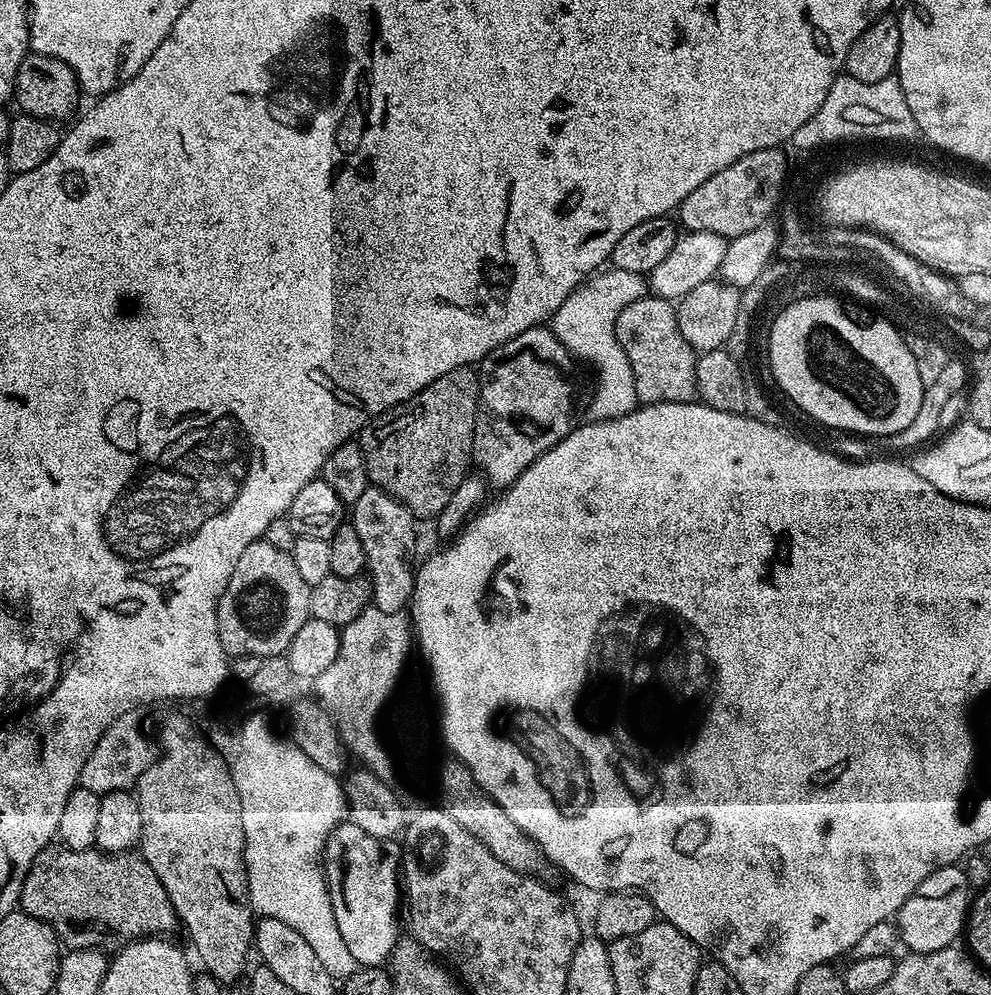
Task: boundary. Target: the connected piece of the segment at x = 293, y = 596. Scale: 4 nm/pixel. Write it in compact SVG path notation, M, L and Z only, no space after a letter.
M263 538L246 546L246 550L242 550L242 558L238 558L234 566L234 574L230 574L230 582L226 582L226 590L216 604L221 649L232 658L284 656L290 642L294 642L294 634L298 634L298 630L302 630L304 623L310 619L311 594L312 589L302 582L289 553L270 546L270 542Z

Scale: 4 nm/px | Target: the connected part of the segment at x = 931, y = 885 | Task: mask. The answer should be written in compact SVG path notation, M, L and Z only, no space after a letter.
M960 866L934 870L934 874L930 874L926 878L926 882L922 882L922 886L918 886L915 894L902 905L894 917L894 923L899 932L899 943L904 948L905 946L908 947L905 949L909 953L933 952L934 950L953 947L957 943L956 939L959 936L961 939L962 933L965 931L966 921L969 916L969 907L968 876L960 869Z

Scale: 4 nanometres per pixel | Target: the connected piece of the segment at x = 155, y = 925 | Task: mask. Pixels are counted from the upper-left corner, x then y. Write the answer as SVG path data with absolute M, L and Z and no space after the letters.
M59 842L49 844L34 858L20 891L18 908L51 926L68 950L104 950L108 940L160 938L178 928L174 906L143 855L70 850Z

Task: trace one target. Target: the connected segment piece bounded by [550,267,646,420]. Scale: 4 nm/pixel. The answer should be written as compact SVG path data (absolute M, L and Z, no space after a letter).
M609 267L608 272L604 271L597 271L574 289L550 321L552 333L560 339L562 346L566 346L577 361L585 360L596 371L596 393L590 396L592 420L613 420L633 412L638 406L634 370L630 370L630 362L616 337L616 319L630 302L646 295L646 280L641 273L621 268Z

